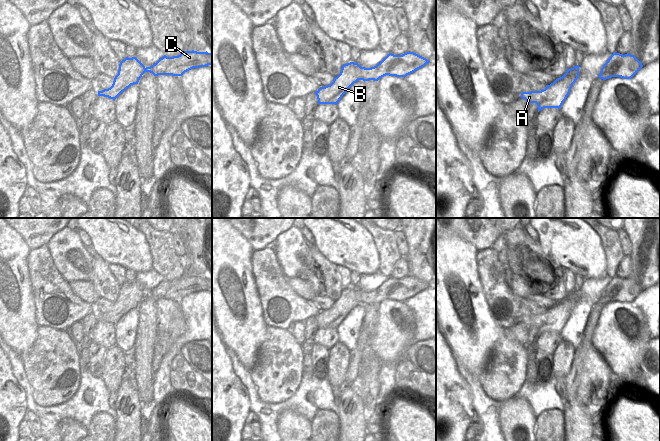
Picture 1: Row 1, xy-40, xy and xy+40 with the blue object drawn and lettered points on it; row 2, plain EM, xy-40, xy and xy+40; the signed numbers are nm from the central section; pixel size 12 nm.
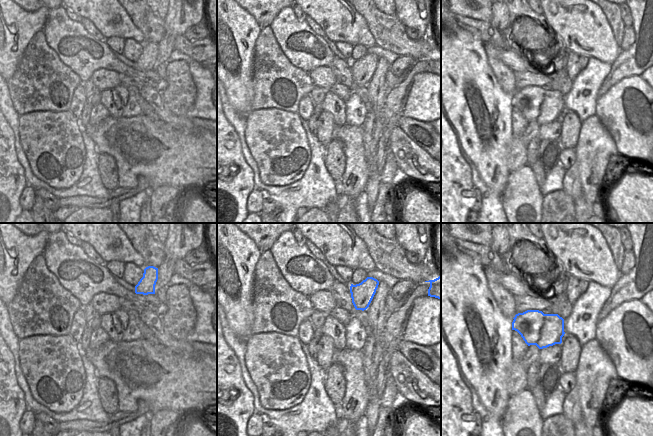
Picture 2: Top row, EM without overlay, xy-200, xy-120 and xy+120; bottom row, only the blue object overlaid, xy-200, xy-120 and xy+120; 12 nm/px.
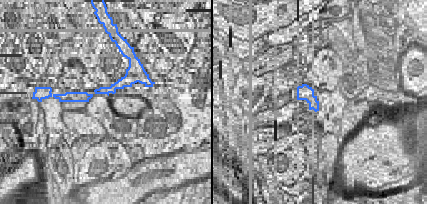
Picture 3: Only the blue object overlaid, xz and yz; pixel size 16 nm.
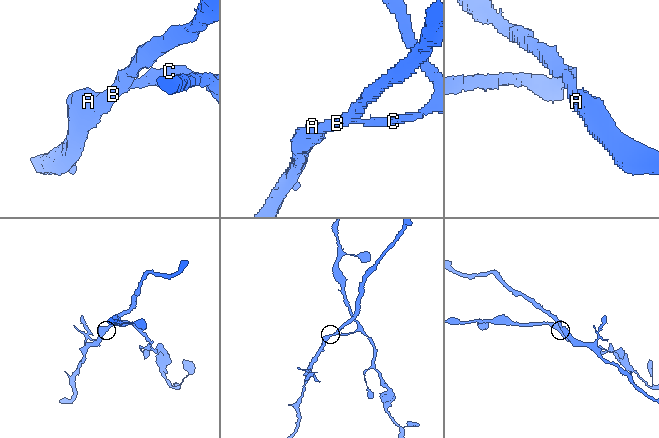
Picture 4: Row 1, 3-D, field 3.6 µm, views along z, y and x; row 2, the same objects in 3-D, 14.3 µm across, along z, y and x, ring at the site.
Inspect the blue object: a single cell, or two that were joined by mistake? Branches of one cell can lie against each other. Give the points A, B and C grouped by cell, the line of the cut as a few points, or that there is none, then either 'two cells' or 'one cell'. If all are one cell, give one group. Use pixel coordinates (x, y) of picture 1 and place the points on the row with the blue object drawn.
groups A B / C; cut xy (362, 67), (360, 79); two cells

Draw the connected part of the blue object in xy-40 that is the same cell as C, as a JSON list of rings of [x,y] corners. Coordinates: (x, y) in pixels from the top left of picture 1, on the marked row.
[[[184,51],[178,56],[164,55],[155,64],[146,67],[146,72],[158,75],[182,76],[185,72],[199,67],[212,65],[212,53]]]

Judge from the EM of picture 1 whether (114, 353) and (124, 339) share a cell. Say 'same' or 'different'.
different

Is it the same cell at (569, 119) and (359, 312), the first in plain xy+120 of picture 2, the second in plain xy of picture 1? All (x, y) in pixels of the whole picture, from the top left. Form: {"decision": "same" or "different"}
{"decision": "different"}

